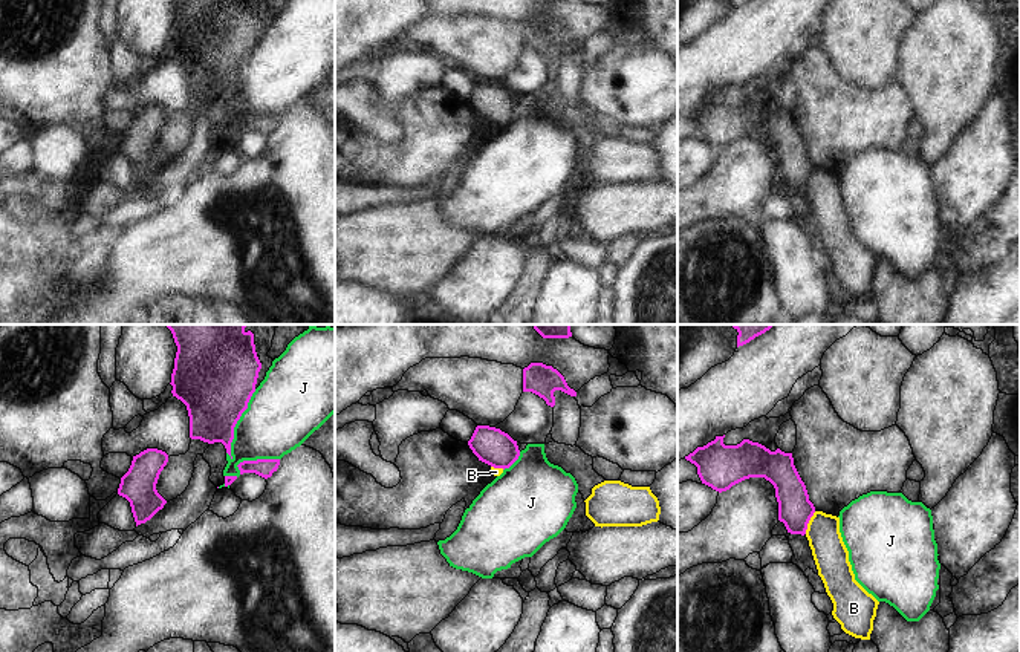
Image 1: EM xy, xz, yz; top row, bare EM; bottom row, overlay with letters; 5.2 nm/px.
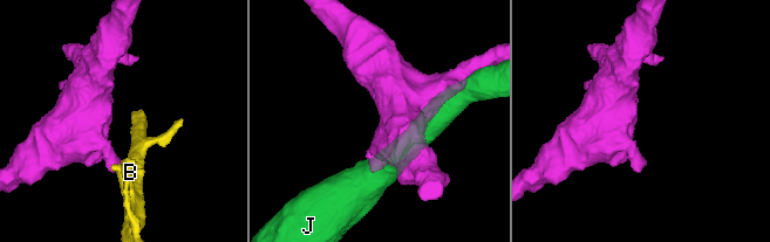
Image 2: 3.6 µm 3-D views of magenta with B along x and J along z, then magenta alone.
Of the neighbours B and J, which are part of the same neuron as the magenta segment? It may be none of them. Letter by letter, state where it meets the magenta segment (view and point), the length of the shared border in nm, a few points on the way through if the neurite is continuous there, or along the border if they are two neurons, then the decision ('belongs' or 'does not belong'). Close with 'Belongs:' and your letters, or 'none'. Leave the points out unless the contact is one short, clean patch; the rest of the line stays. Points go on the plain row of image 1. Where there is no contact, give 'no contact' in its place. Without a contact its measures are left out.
B: meets magenta in yz at (808, 179); contact 130 nm long; border along yz (815, 169), (805, 190); does not belong
J: meets magenta in xy at (236, 80); contact 400 nm long; does not belong
Belongs: none

